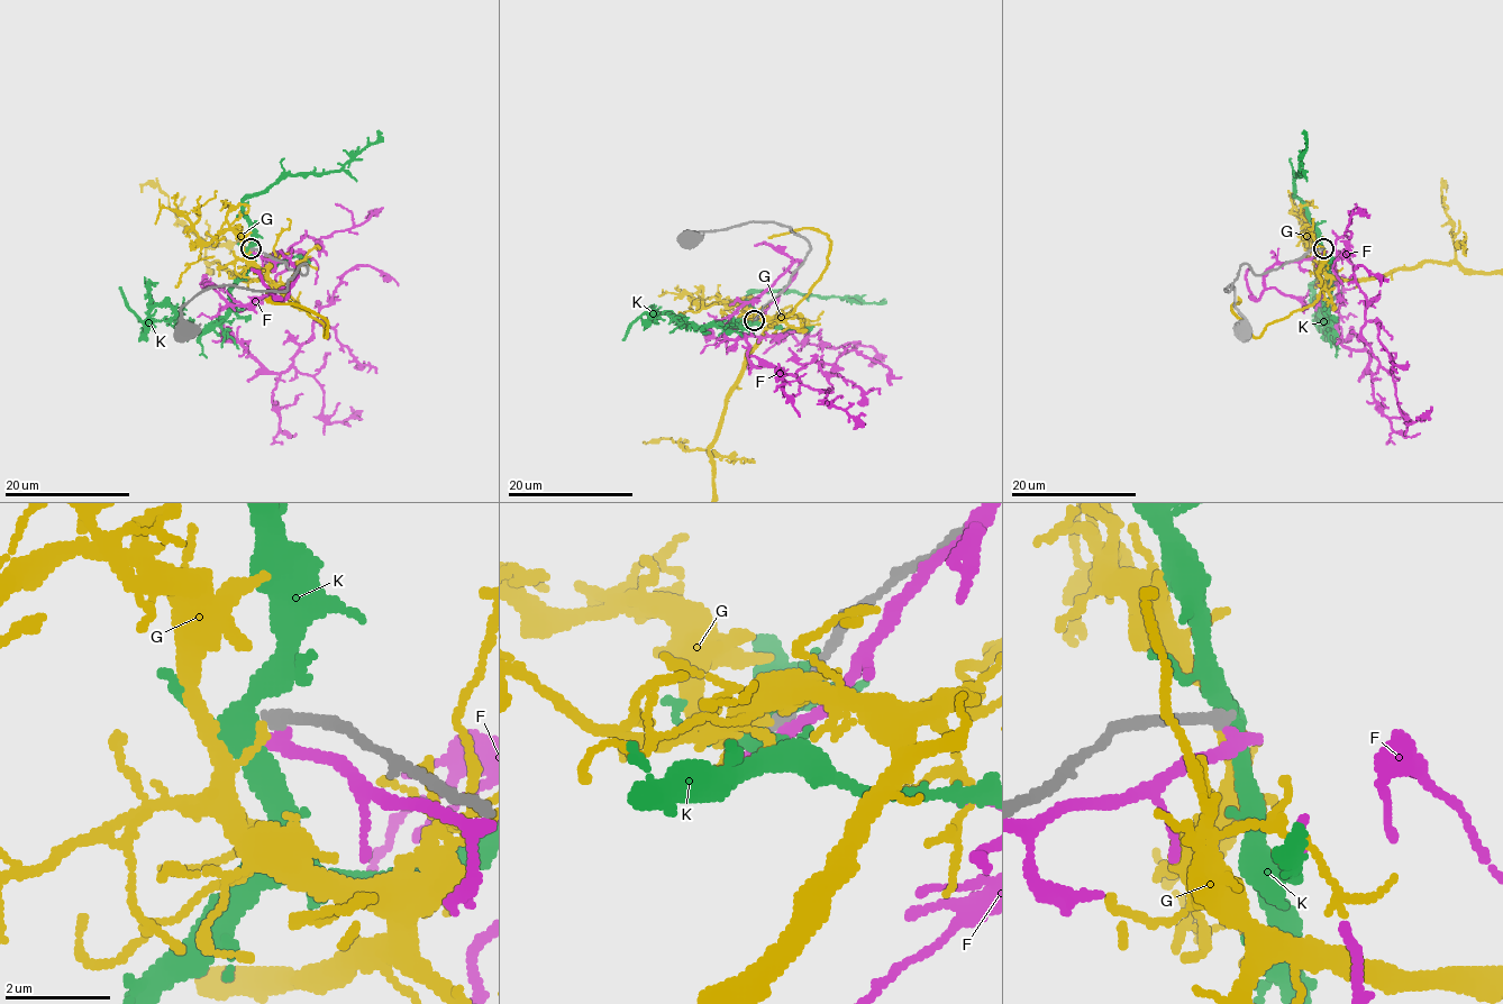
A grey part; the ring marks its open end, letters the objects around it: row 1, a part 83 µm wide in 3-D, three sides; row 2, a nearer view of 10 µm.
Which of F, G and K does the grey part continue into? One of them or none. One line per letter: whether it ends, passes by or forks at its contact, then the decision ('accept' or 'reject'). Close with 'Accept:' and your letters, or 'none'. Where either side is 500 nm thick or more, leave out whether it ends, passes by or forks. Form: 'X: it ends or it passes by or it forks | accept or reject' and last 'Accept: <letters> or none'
F: it ends | reject
G: it ends | reject
K: it forks | reject
Accept: none

